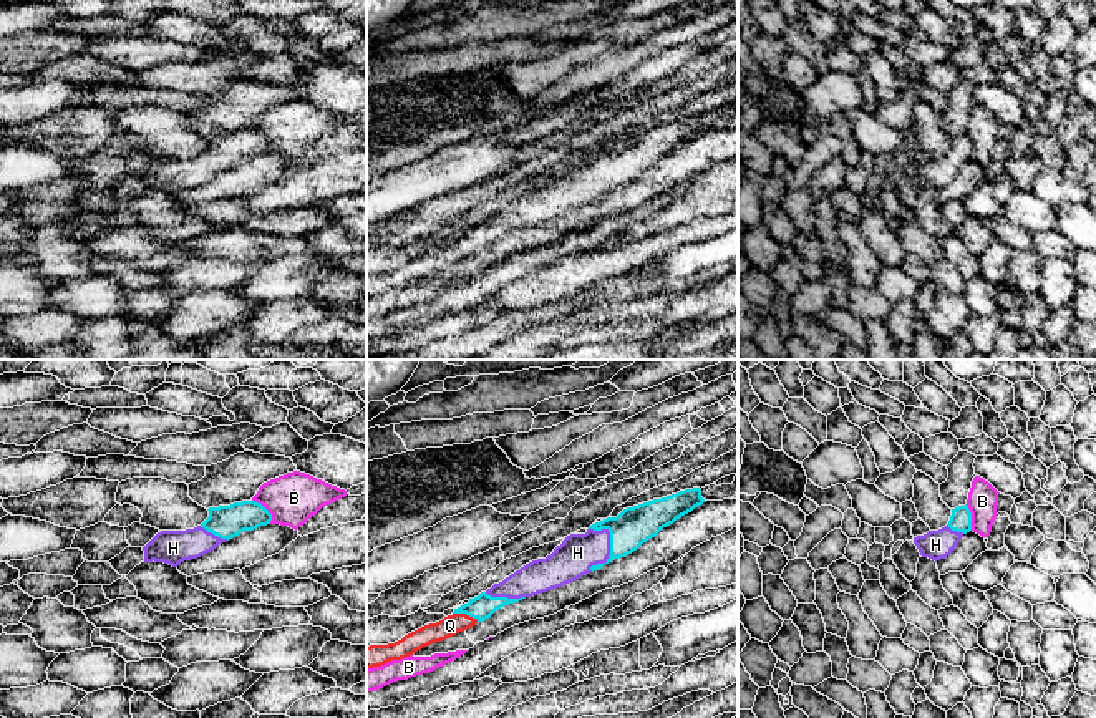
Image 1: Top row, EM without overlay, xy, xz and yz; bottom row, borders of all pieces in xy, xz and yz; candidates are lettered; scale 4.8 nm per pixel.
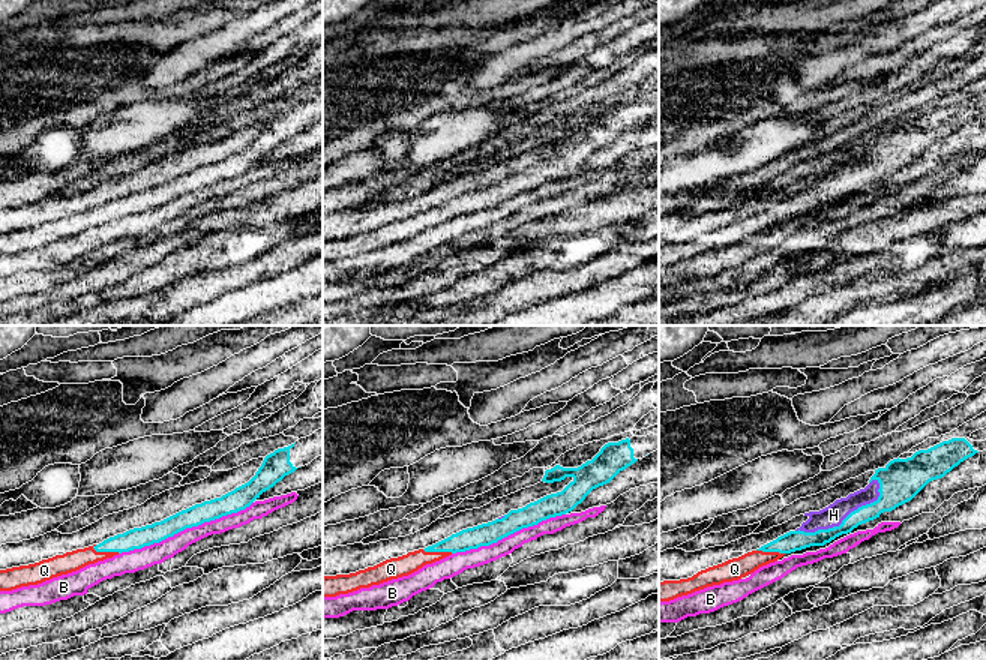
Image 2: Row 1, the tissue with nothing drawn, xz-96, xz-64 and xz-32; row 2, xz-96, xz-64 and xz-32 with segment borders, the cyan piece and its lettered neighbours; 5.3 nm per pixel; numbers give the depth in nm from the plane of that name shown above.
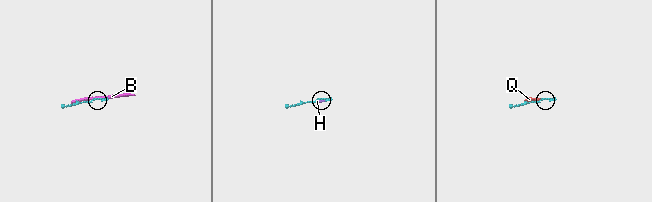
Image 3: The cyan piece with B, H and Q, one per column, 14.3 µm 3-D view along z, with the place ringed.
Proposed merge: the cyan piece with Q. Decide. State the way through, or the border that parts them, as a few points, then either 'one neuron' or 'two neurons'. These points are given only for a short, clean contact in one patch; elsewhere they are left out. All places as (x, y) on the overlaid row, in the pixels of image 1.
one neuron

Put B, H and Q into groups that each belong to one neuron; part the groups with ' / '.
B / H Q

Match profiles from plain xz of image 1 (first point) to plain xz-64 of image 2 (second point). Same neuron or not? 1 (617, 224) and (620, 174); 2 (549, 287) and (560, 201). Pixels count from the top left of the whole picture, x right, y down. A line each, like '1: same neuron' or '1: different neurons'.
1: same neuron
2: different neurons

